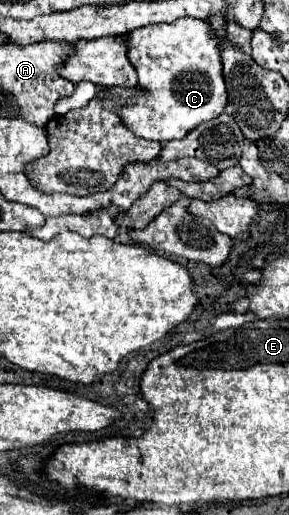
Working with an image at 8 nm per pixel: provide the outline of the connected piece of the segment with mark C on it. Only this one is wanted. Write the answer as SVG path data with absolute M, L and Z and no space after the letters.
M182 18L172 24L150 24L128 32L124 40L128 58L138 72L138 82L150 94L130 102L128 108L118 108L105 87L98 87L96 96L106 108L114 108L136 136L158 142L178 140L200 122L222 114L228 96L222 78L218 40L210 36L206 22Z

